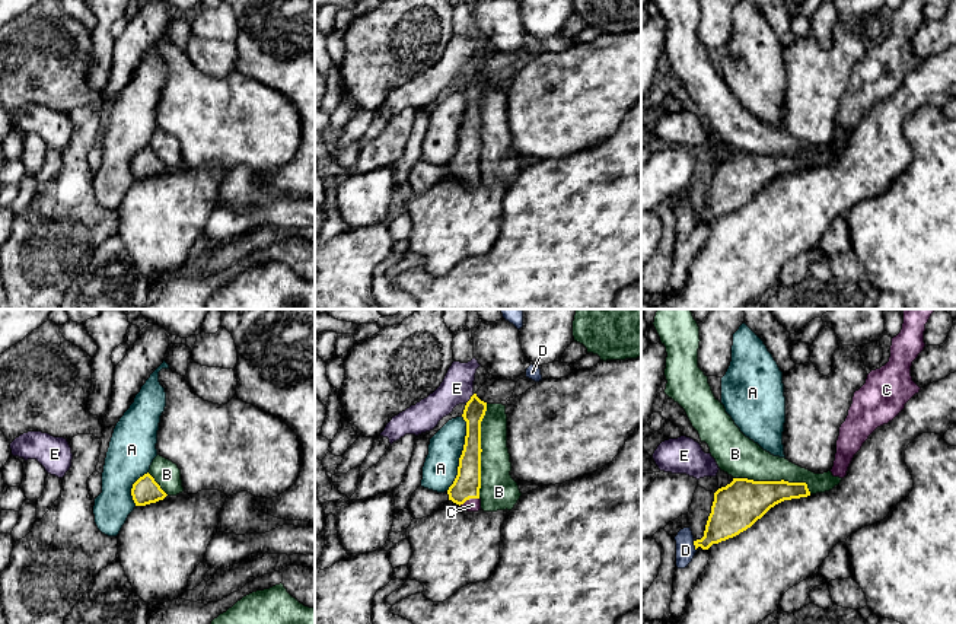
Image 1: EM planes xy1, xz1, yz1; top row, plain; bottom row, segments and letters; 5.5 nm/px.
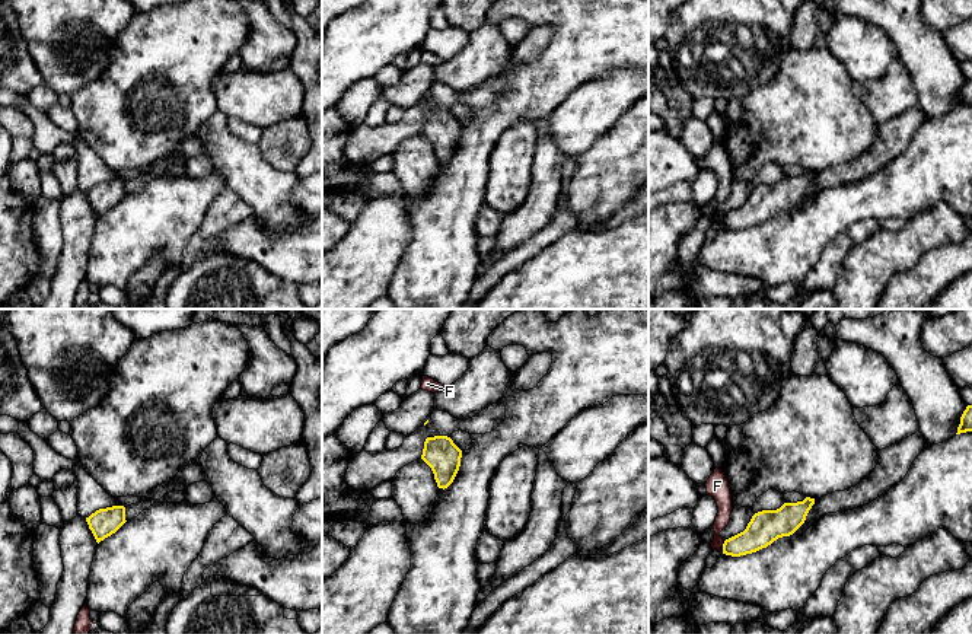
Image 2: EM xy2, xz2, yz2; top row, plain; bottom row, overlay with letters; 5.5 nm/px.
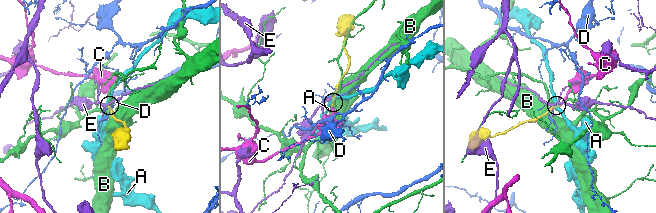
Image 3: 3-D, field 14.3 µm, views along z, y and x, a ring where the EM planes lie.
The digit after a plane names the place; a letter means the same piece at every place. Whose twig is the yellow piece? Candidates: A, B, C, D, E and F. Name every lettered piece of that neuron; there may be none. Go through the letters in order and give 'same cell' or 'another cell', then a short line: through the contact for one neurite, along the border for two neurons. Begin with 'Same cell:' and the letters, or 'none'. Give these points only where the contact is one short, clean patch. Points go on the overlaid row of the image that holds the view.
Same cell: C
A: another cell; line xz1 (462, 416), (464, 449), (458, 474), (446, 490)
B: another cell
C: same cell; line xz1 (467, 484), (468, 499), (472, 505)
D: another cell; line yz1 (692, 541), (695, 550)
E: another cell; line xz1 (474, 394), (465, 403)
F: another cell; line yz2 (724, 541), (722, 545)

